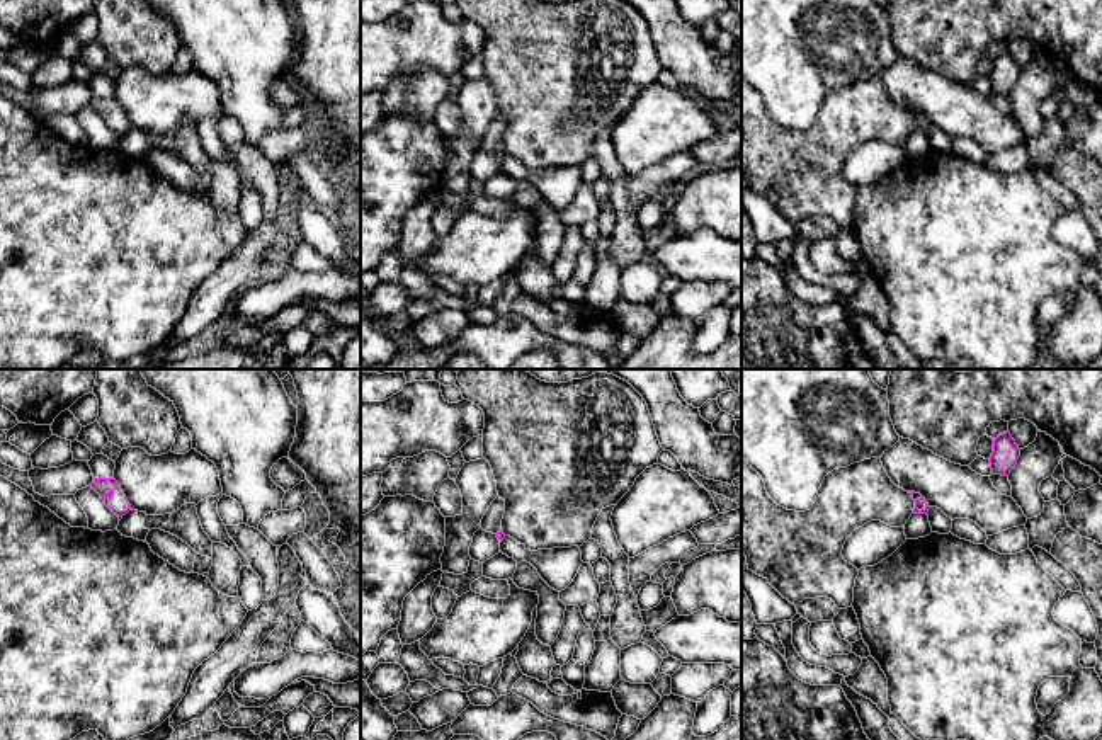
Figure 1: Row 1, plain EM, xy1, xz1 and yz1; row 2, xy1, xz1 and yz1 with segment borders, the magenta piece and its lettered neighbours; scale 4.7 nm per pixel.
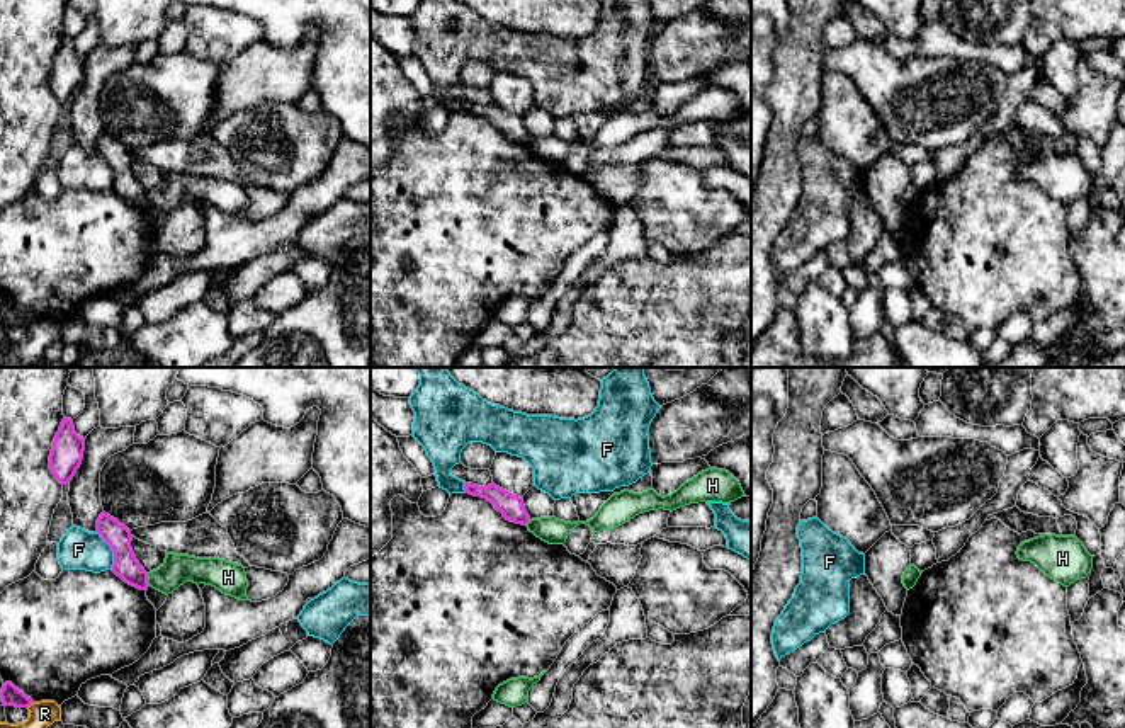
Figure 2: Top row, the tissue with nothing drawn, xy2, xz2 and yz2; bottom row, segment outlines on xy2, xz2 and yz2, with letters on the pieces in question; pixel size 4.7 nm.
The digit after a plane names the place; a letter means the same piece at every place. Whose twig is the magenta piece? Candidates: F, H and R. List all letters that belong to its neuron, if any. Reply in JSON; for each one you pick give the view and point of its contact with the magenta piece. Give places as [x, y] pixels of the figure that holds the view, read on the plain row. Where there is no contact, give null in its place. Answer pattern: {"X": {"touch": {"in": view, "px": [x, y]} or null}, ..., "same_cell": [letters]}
{"same_cell": []}

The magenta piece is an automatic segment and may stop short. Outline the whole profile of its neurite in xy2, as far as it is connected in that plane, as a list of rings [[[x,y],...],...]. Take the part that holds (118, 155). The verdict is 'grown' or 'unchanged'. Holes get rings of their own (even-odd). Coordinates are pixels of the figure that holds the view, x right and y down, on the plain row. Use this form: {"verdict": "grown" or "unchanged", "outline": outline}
{"verdict": "unchanged", "outline": [[[102,131],[100,136],[97,138],[97,151],[114,170],[112,191],[117,196],[121,196],[126,202],[139,209],[148,209],[150,206],[148,192],[139,184],[139,180],[136,179],[133,172],[131,150],[124,143],[121,143],[117,138]]]}

